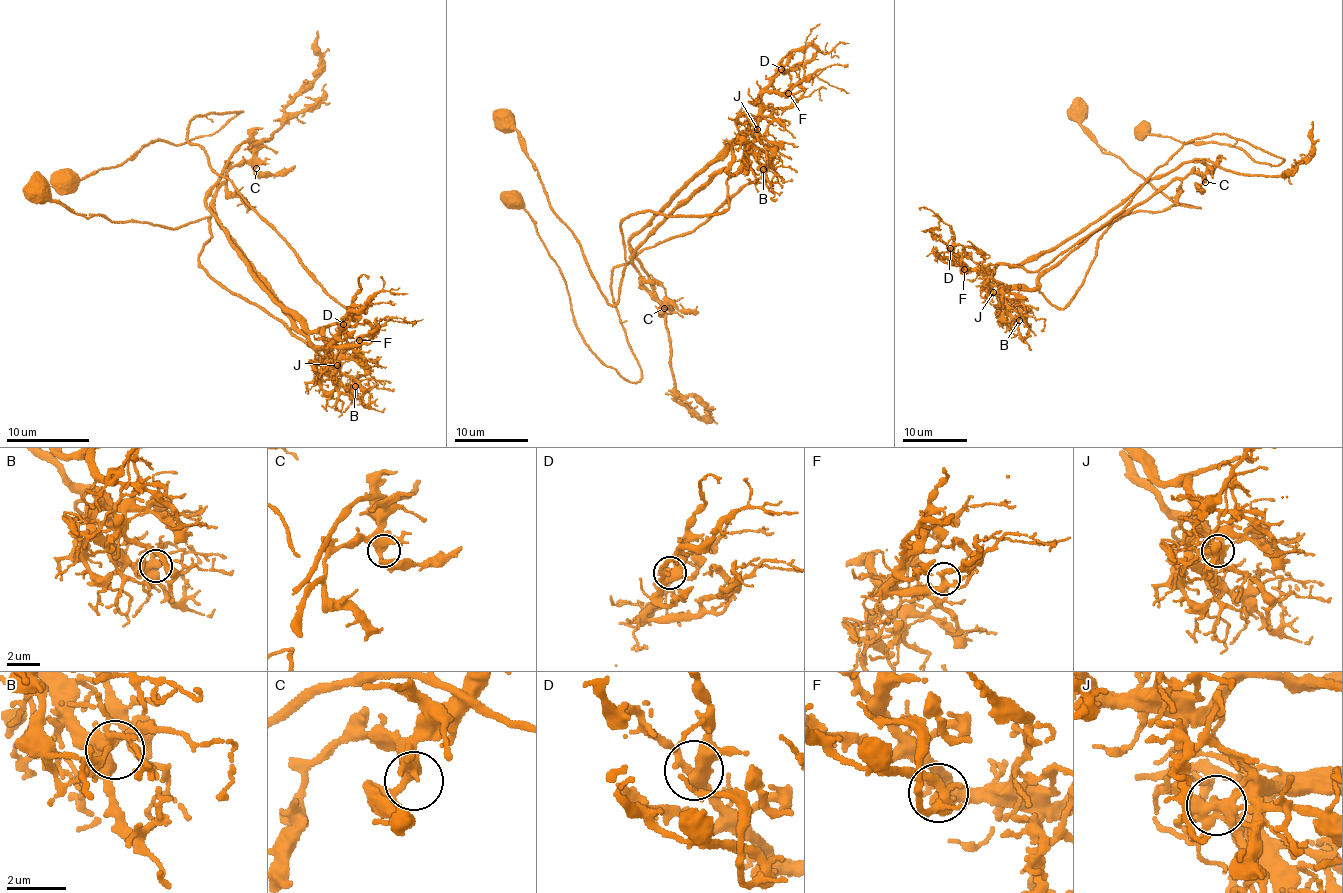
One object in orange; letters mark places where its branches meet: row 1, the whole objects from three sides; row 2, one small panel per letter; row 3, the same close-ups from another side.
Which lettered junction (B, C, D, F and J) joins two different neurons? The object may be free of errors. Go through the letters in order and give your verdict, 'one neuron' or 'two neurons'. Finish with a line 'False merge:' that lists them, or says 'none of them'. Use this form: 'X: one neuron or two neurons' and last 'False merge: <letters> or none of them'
B: one neuron
C: one neuron
D: one neuron
F: one neuron
J: two neurons
False merge: J

